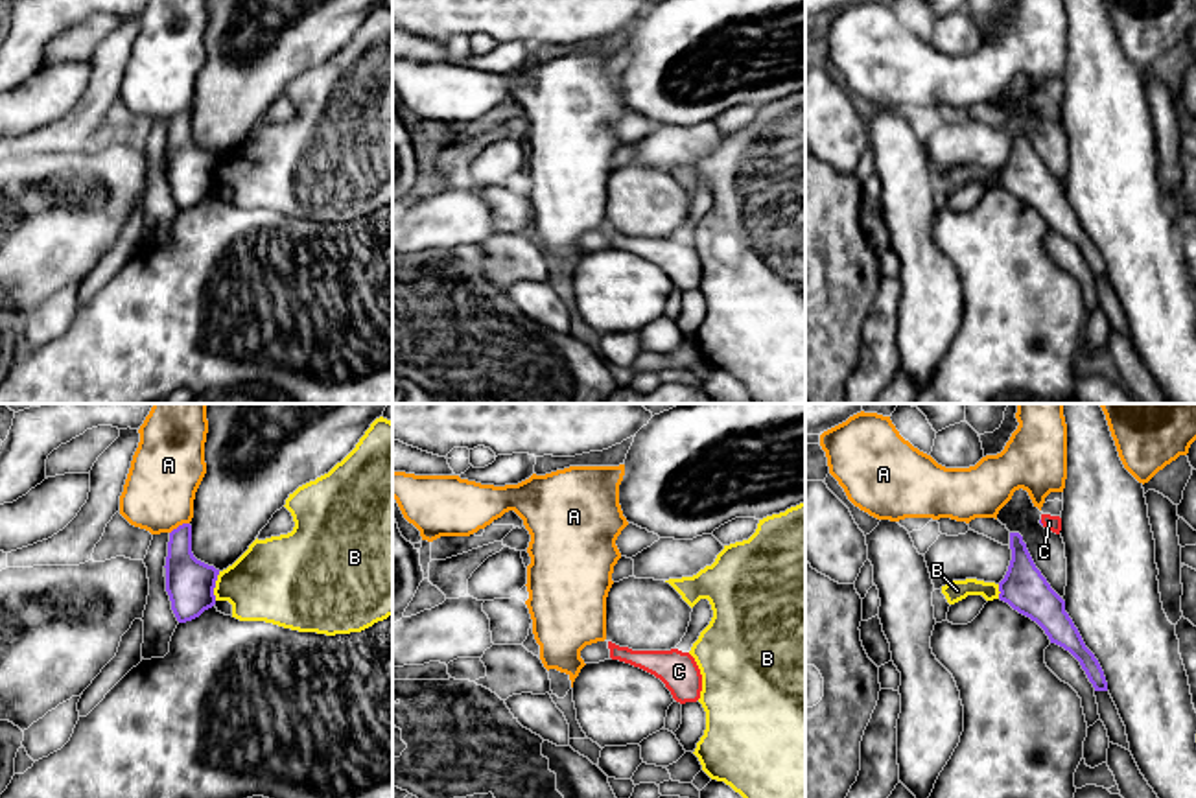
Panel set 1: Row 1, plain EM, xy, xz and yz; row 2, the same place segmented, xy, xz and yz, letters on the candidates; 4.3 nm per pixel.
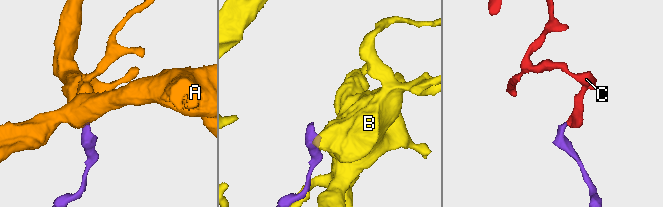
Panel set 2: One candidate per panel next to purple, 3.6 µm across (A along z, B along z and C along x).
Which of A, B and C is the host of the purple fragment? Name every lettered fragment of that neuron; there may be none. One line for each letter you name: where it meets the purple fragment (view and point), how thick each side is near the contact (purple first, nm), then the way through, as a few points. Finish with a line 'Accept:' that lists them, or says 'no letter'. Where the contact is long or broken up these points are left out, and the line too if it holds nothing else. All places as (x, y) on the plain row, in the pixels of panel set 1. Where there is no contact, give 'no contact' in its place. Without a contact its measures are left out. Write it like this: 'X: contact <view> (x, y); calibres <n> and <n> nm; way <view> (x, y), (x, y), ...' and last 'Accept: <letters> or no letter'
C: contact yz (1040, 109); calibres 20 and 70 nm; way yz (1040, 107), (1040, 109), (1049, 109)
Accept: C

